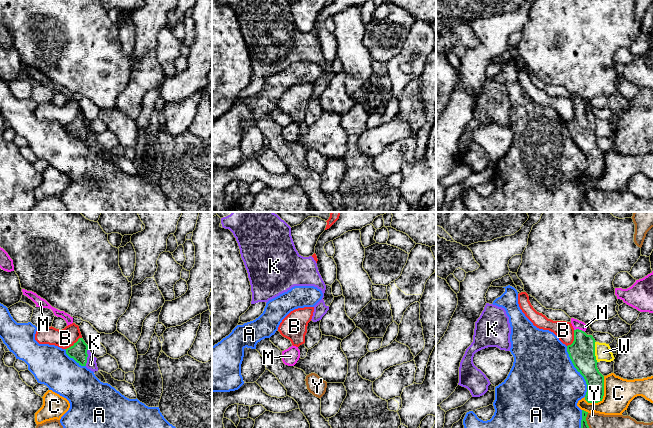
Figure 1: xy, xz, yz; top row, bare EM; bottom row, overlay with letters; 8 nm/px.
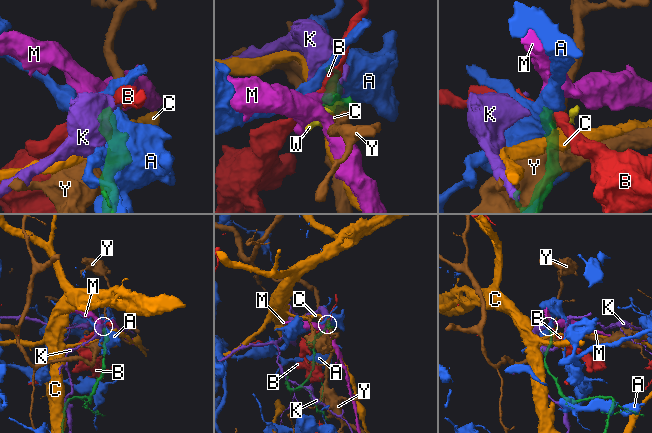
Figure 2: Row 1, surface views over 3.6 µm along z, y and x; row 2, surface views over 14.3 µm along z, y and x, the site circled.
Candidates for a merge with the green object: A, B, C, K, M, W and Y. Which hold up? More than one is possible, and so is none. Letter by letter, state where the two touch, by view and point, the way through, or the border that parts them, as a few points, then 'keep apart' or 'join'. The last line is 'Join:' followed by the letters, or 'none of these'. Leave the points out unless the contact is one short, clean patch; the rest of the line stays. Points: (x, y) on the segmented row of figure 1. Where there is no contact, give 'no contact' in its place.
A: yz (577, 370) | keep apart
B: xy (74, 344) | along xy (81, 337), (65, 349) | keep apart
C: yz (603, 394) | along yz (604, 376), (603, 397), (597, 402), (588, 403) | keep apart
K: xy (87, 356) | along xy (88, 346), (87, 362), (85, 365) | keep apart
M: yz (578, 329) | across yz (582, 351), (582, 341), (578, 329), (576, 324) | join
W: yz (594, 352) | along yz (595, 341), (595, 359), (597, 362) | keep apart
Y: yz (585, 420) | keep apart
Join: M

